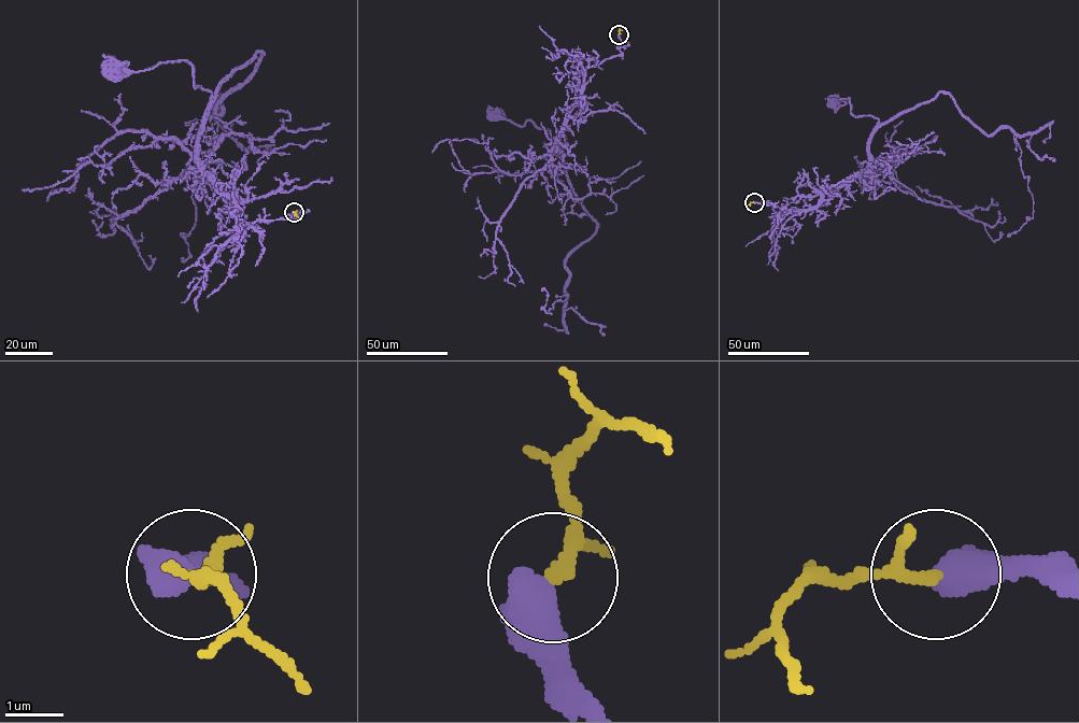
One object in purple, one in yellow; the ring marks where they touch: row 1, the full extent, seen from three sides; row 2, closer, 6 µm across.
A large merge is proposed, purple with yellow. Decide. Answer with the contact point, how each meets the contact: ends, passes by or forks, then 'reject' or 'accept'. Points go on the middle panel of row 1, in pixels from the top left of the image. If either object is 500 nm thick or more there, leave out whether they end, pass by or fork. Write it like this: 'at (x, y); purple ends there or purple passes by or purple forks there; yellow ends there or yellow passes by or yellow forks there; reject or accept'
at (619, 34); accept

